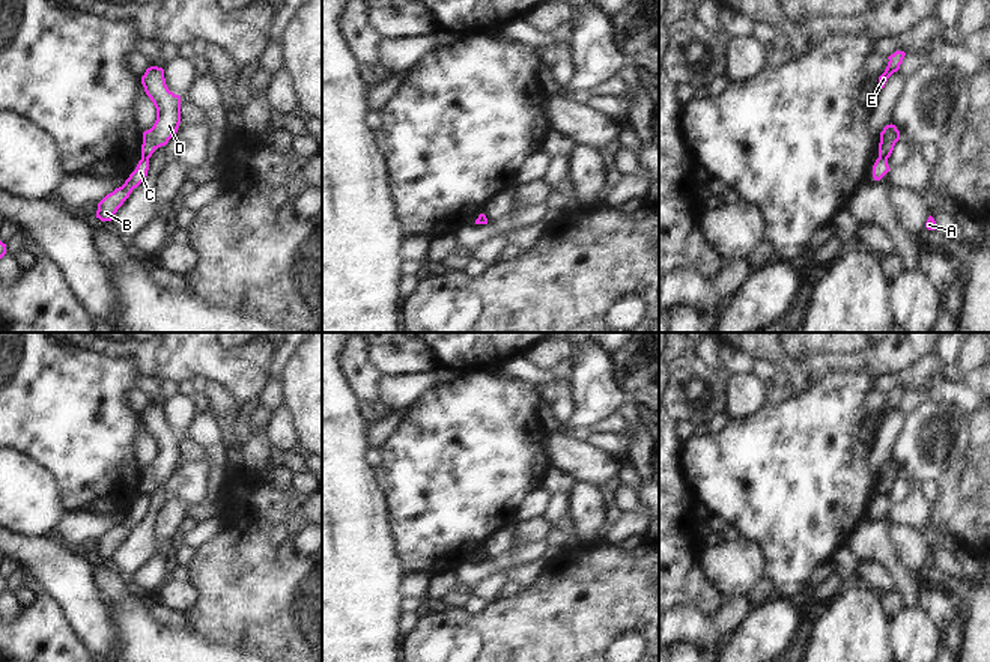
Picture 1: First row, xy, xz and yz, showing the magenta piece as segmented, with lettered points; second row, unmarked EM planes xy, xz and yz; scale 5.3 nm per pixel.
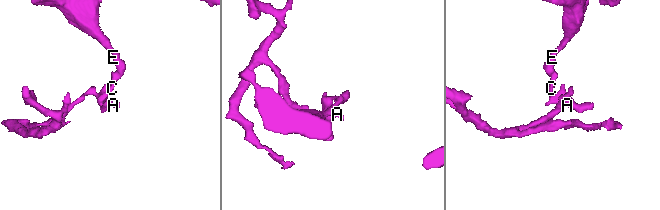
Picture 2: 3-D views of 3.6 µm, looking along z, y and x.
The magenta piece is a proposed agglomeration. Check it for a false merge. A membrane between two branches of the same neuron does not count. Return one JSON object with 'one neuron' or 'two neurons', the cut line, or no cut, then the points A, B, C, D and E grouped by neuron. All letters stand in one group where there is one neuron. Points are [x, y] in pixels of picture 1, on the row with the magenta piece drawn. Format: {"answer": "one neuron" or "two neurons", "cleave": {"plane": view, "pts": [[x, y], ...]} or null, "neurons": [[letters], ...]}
{"answer": "two neurons", "cleave": {"plane": "yz", "pts": [[879, 157], [886, 160]]}, "neurons": [["A", "B", "C"], ["D", "E"]]}

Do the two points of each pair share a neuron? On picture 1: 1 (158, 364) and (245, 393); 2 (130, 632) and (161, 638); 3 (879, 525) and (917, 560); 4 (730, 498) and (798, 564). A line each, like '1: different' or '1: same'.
1: same
2: same
3: different
4: same

